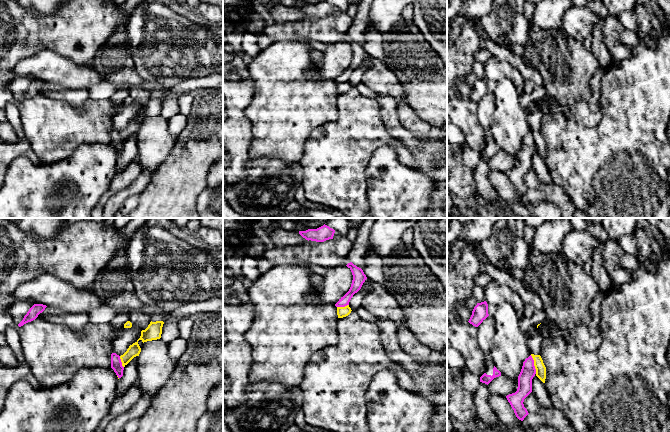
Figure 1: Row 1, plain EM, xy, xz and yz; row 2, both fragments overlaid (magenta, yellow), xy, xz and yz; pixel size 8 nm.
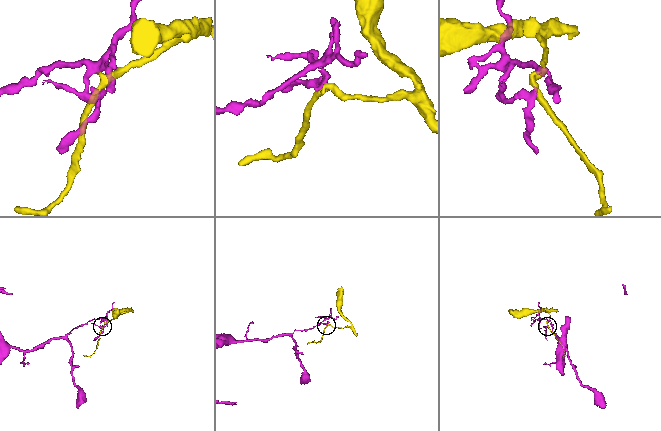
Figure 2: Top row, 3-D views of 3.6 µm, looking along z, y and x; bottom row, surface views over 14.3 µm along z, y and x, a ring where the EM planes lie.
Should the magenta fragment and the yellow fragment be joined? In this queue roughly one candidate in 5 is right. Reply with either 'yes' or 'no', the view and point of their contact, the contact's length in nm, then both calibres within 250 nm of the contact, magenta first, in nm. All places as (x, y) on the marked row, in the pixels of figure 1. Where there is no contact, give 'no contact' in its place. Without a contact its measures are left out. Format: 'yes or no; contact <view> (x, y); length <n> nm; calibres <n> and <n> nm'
no; contact yz (533, 364); length 160 nm; calibres 120 and 80 nm

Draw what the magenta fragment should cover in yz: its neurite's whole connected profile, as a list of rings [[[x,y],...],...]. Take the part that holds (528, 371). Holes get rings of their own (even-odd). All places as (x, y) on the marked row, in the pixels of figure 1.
[[[530,355],[523,362],[521,372],[518,376],[518,388],[515,393],[506,396],[510,403],[516,417],[523,421],[524,418],[529,414],[527,409],[524,407],[524,399],[532,392],[532,379],[536,374],[534,366],[534,360]]]

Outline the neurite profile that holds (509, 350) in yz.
[[[510,303],[497,306],[492,317],[495,335],[489,355],[501,376],[512,381],[515,393],[523,362],[531,355],[527,337],[521,331],[517,312]]]

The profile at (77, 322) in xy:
[[[48,306],[38,317],[51,323],[65,325],[69,329],[77,332],[84,330],[90,323],[89,316],[86,312],[70,313]]]

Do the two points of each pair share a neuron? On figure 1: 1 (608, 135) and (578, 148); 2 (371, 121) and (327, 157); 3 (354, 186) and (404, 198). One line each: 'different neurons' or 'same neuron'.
1: same neuron
2: same neuron
3: different neurons

